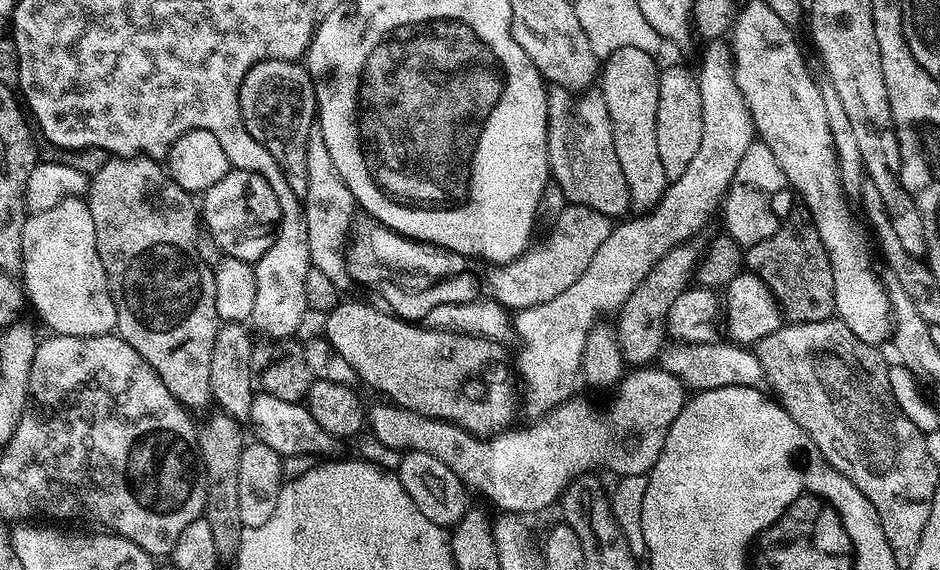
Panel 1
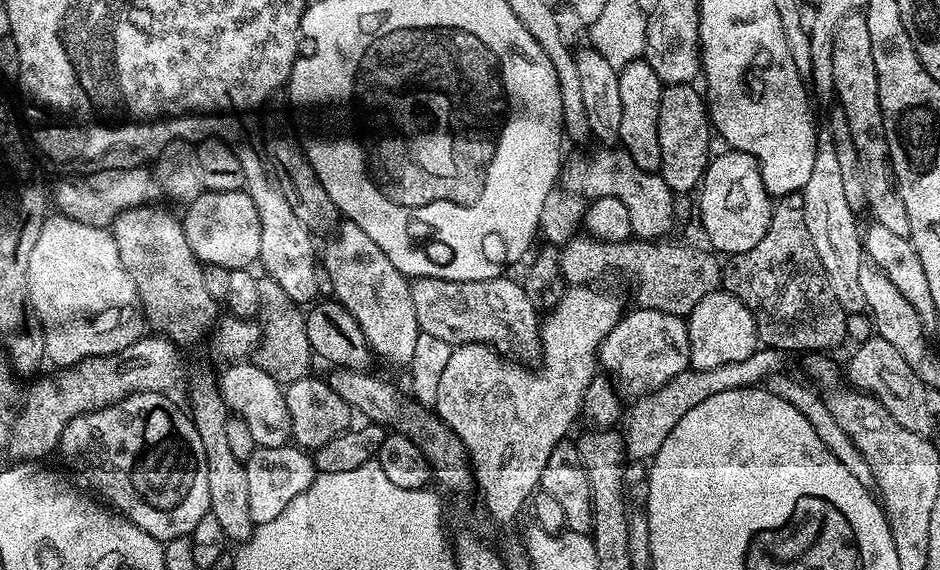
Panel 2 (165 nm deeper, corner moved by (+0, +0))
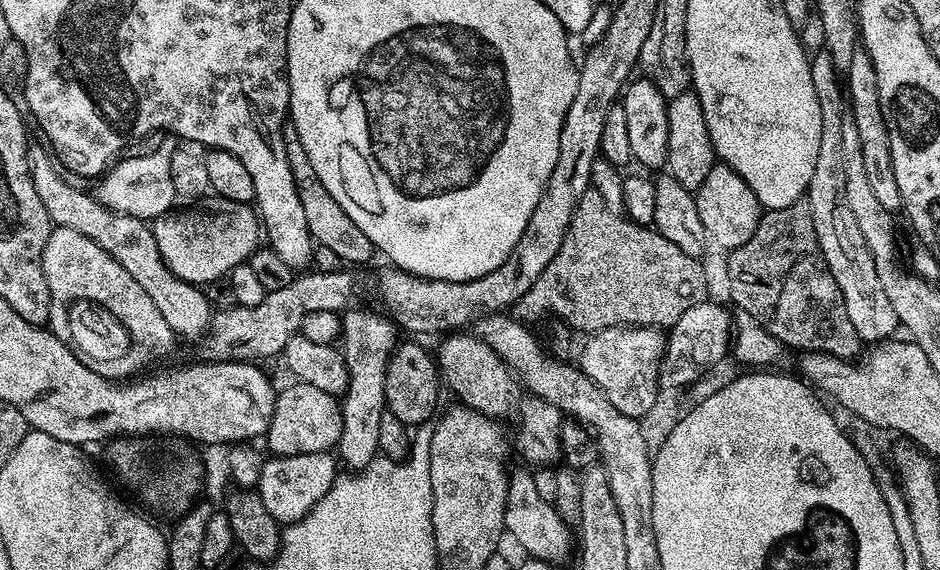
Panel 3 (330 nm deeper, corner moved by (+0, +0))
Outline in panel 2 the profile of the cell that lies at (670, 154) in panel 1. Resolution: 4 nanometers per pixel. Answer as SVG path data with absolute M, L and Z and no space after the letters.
M695 83L670 84L660 93L658 106L658 146L662 150L659 175L674 194L688 192L697 187L708 169L708 132L710 109Z

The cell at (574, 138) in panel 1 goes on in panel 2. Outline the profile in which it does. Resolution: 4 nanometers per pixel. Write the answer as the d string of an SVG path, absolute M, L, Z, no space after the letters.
M600 146L588 160L584 173L580 176L579 191L589 201L598 198L618 198L630 211L632 236L655 241L672 224L672 200L674 193L668 189L663 178L655 172L642 170L620 146Z

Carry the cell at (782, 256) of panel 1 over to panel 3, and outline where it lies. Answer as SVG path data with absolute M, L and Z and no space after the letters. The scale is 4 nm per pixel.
M801 198L785 208L765 211L758 222L758 230L750 234L750 242L742 242L742 246L731 249L727 256L728 292L733 302L746 315L753 316L751 319L779 340L785 349L800 348L801 353L825 352L847 361L861 355L860 335L854 330L854 322L850 322L850 314L846 314L842 290L838 290L838 282L834 282L834 274L830 274L826 258L818 246L818 234L814 234L814 218L807 199Z

